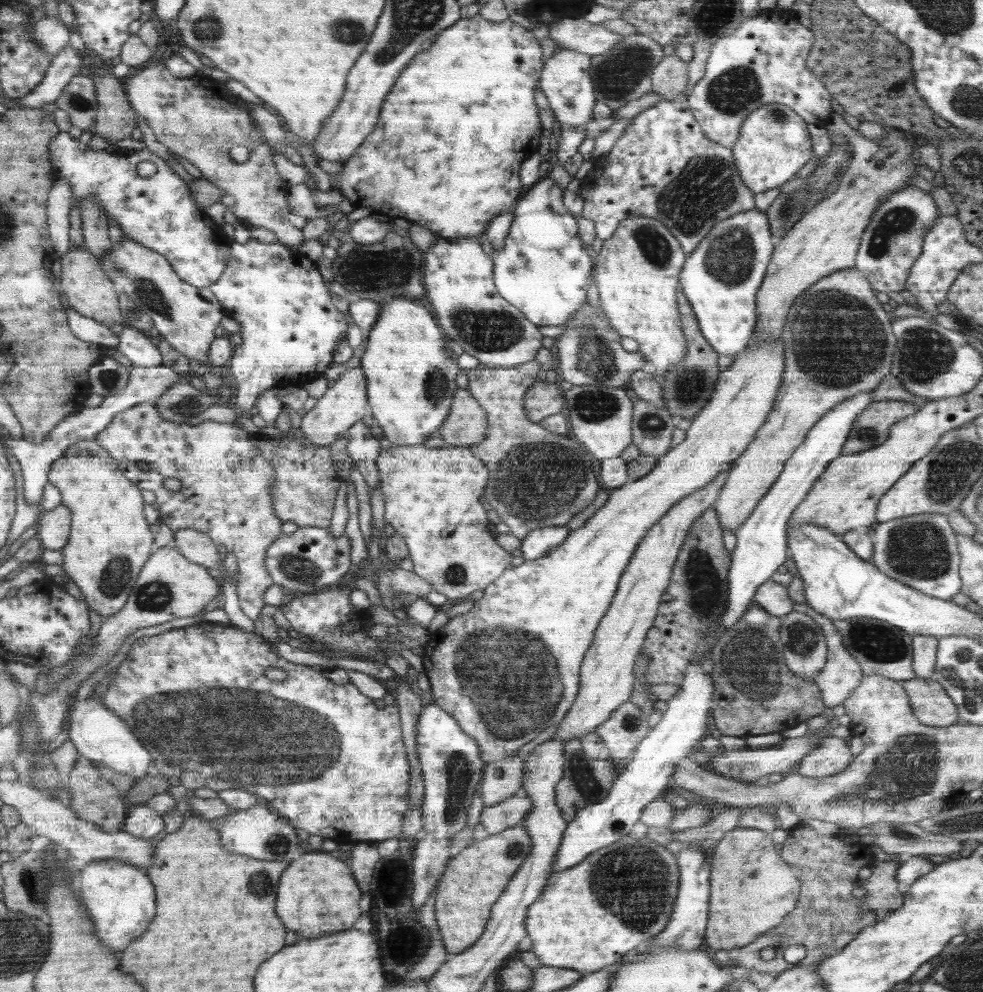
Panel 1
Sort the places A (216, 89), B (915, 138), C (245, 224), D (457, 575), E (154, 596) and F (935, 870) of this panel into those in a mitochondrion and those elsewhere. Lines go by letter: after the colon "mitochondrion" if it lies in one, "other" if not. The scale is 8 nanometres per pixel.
A: other
B: other
C: other
D: mitochondrion
E: mitochondrion
F: other

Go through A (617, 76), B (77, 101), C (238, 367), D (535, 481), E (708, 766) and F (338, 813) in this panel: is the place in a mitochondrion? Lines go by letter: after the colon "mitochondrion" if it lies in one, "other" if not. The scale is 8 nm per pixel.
A: mitochondrion
B: mitochondrion
C: other
D: mitochondrion
E: other
F: other

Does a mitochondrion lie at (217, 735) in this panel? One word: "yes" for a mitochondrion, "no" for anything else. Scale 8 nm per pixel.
yes

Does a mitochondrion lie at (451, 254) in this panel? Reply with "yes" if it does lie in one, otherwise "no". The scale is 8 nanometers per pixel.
no

